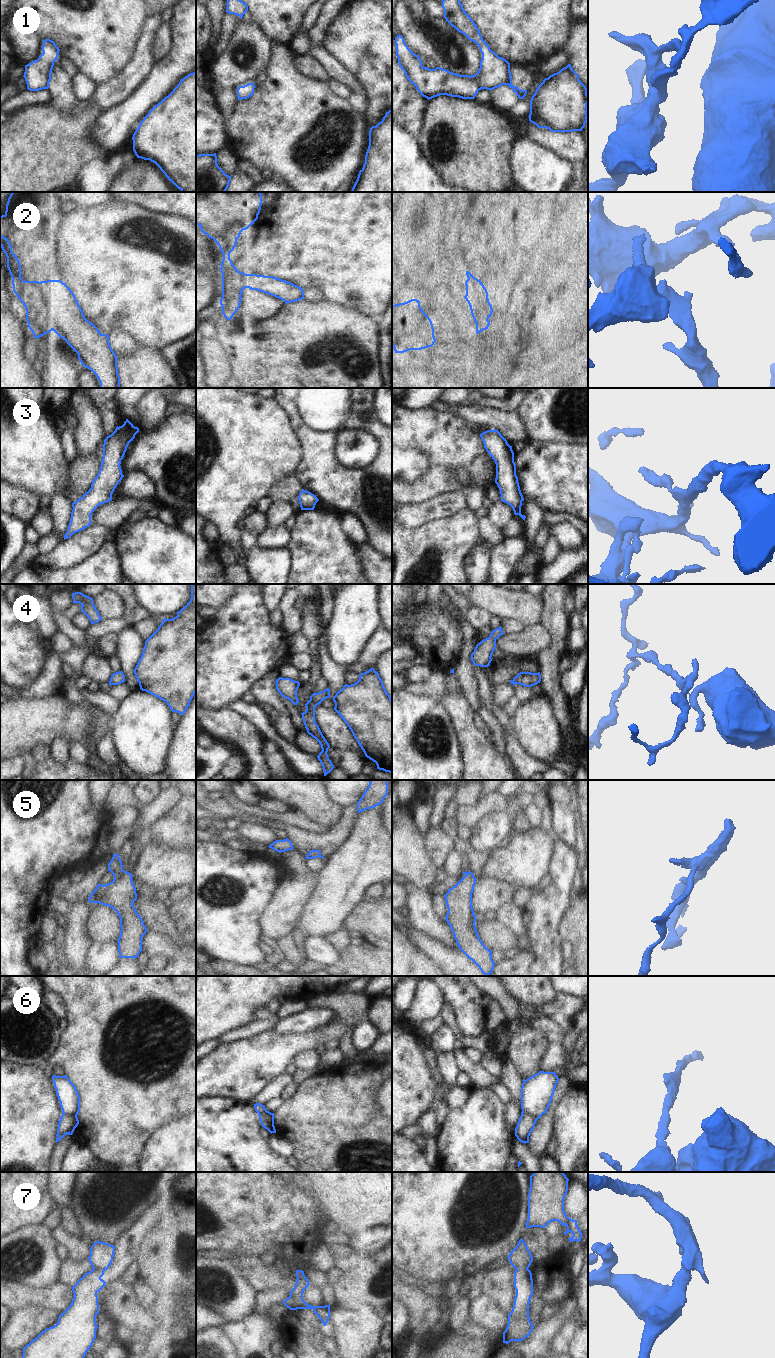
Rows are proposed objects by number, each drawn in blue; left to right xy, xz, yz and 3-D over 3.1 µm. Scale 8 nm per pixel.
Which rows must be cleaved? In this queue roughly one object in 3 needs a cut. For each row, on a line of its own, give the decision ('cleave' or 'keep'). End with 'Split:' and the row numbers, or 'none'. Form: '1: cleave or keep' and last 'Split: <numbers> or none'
1: keep
2: cleave
3: keep
4: cleave
5: cleave
6: cleave
7: cleave
Split: 2, 4, 5, 6, 7

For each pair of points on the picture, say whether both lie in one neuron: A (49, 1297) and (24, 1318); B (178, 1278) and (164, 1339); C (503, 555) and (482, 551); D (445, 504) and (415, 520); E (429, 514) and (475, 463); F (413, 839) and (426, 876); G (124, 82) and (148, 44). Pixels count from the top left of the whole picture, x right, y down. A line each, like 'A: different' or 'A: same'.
A: different
B: same
C: different
D: same
E: different
F: same
G: same

